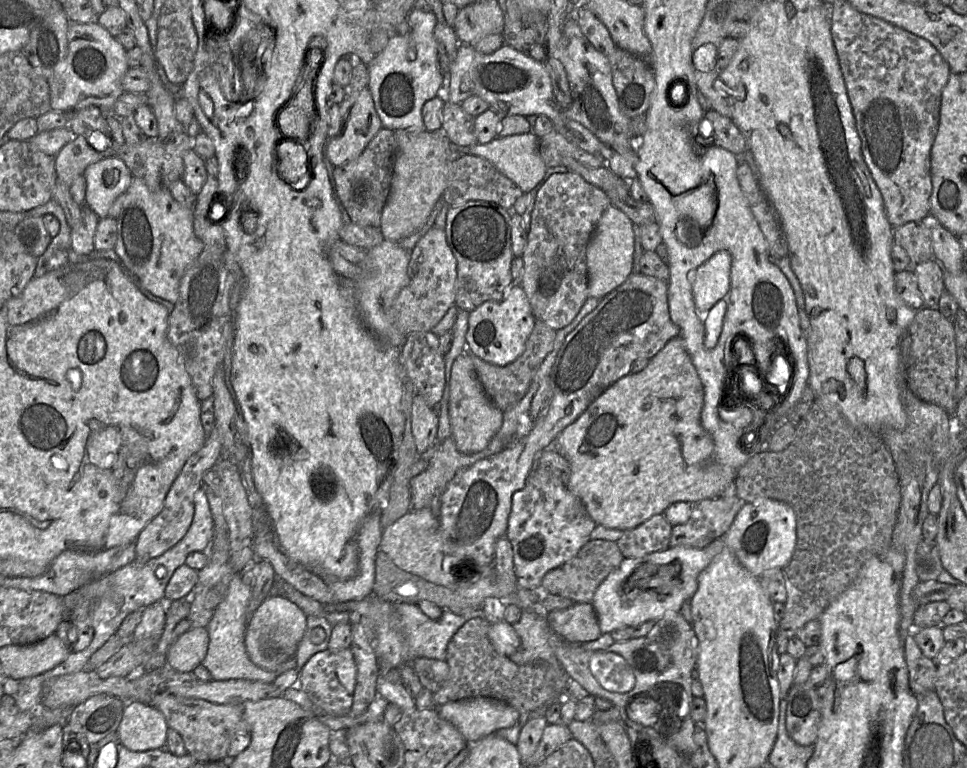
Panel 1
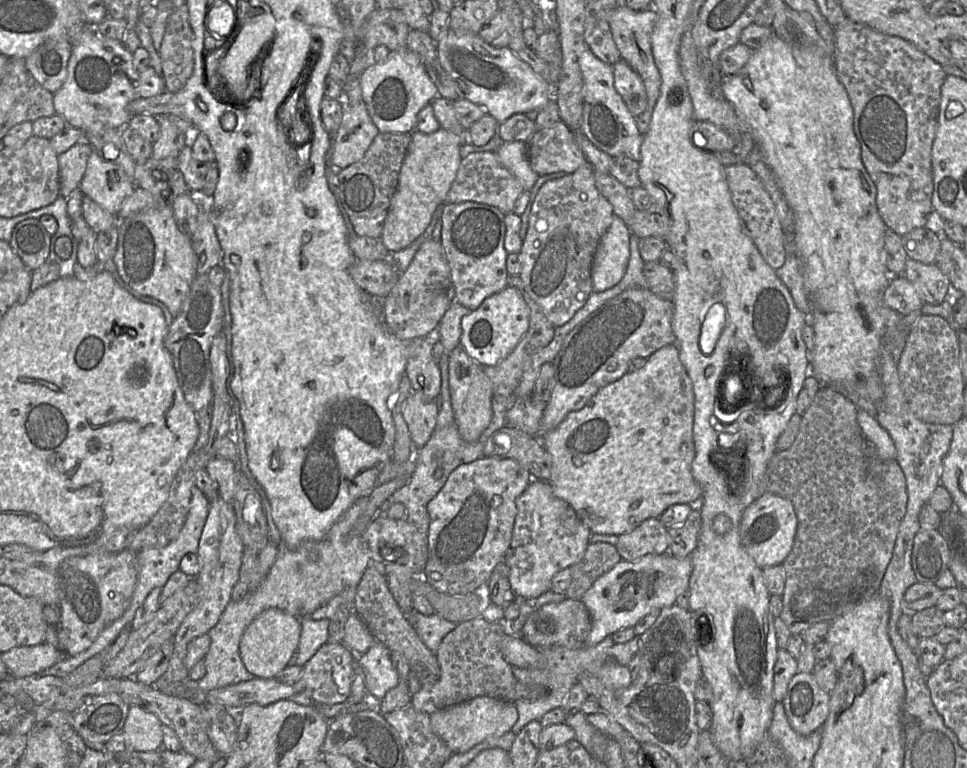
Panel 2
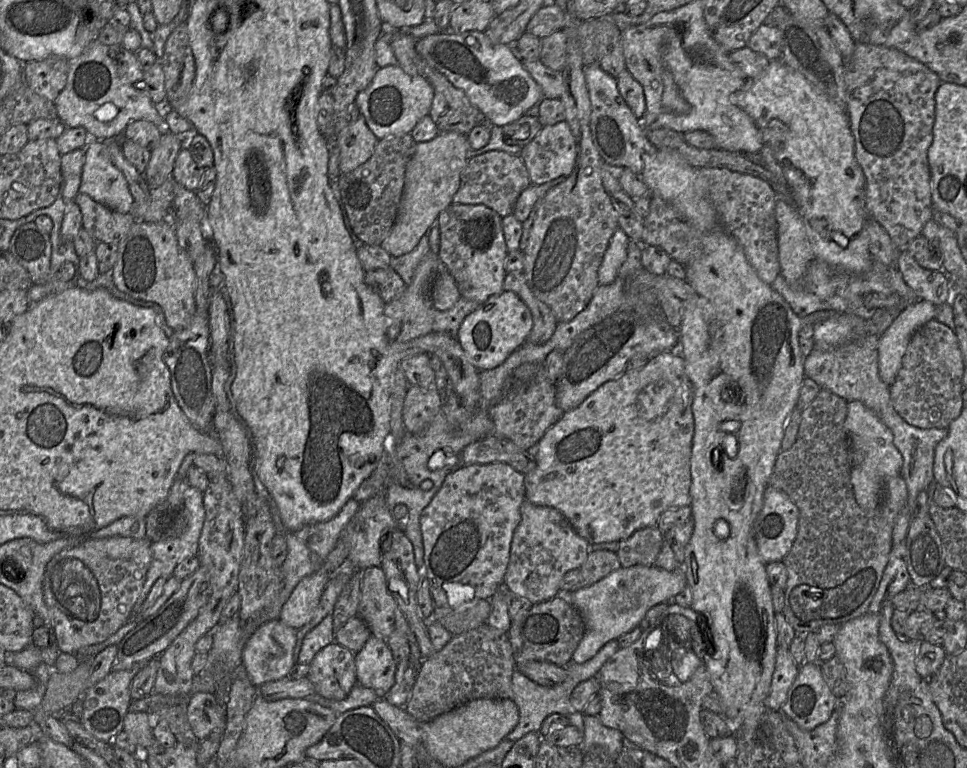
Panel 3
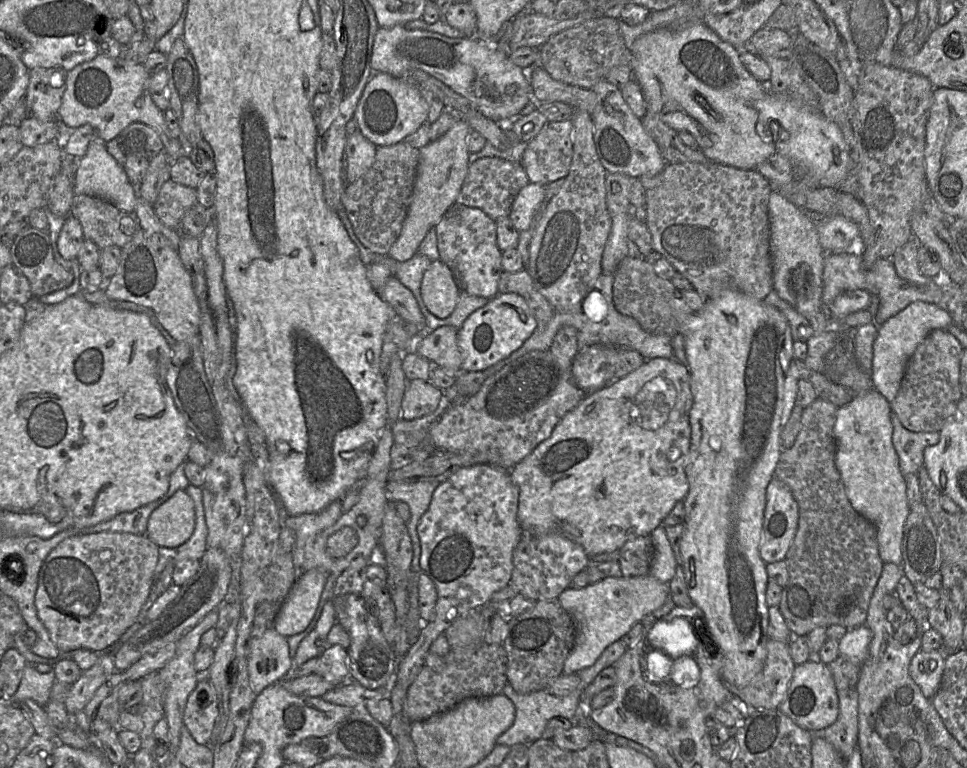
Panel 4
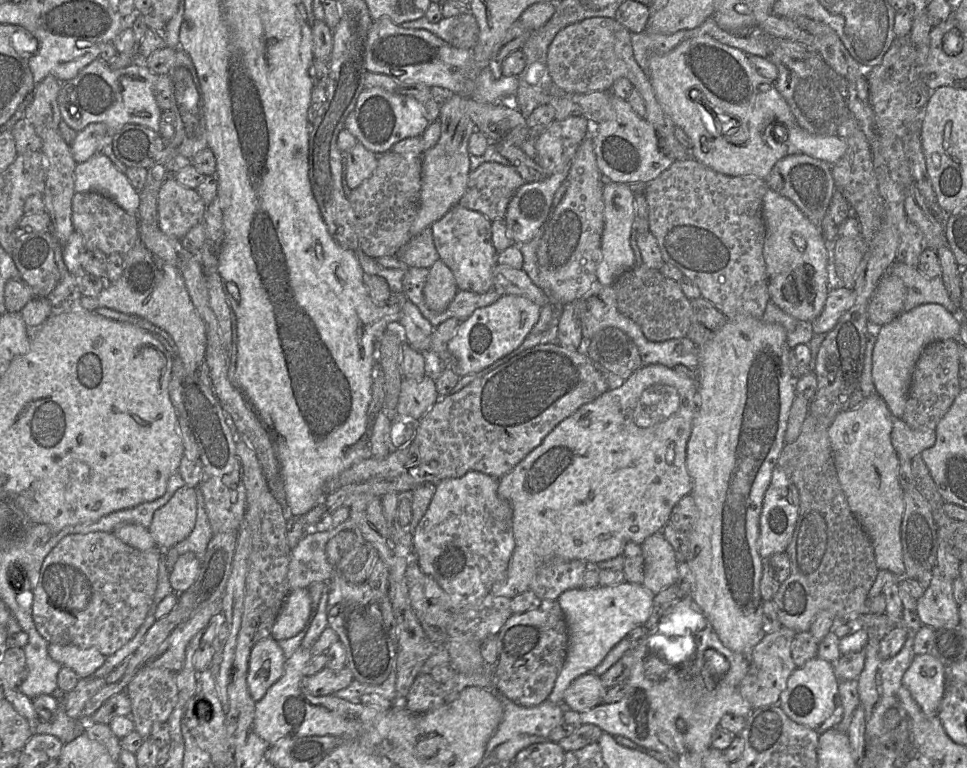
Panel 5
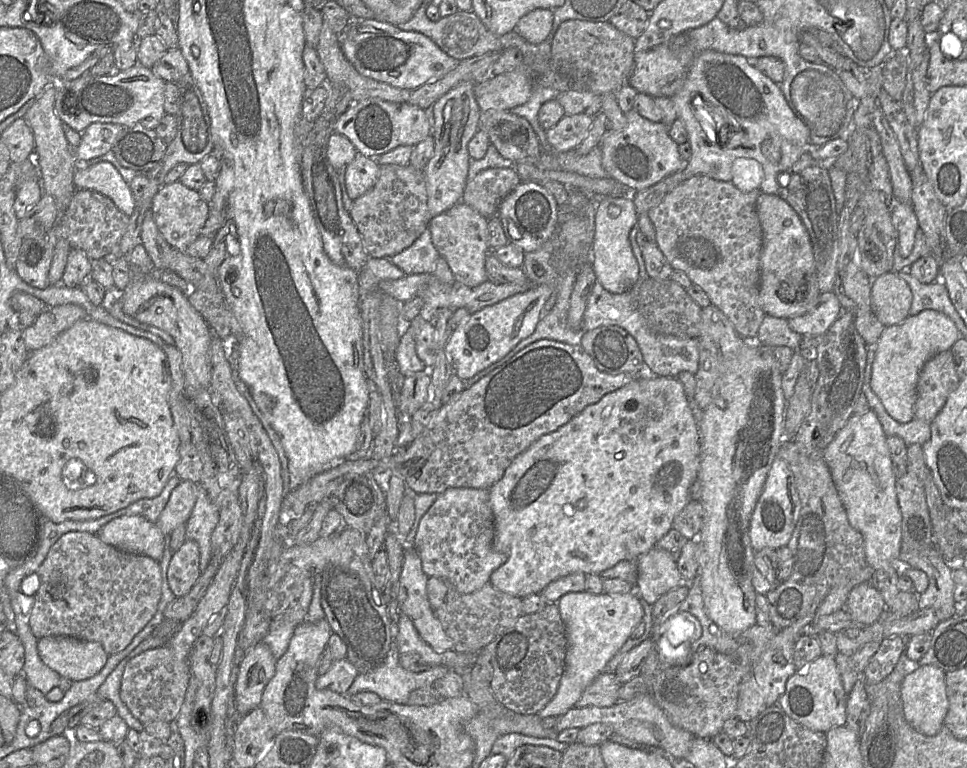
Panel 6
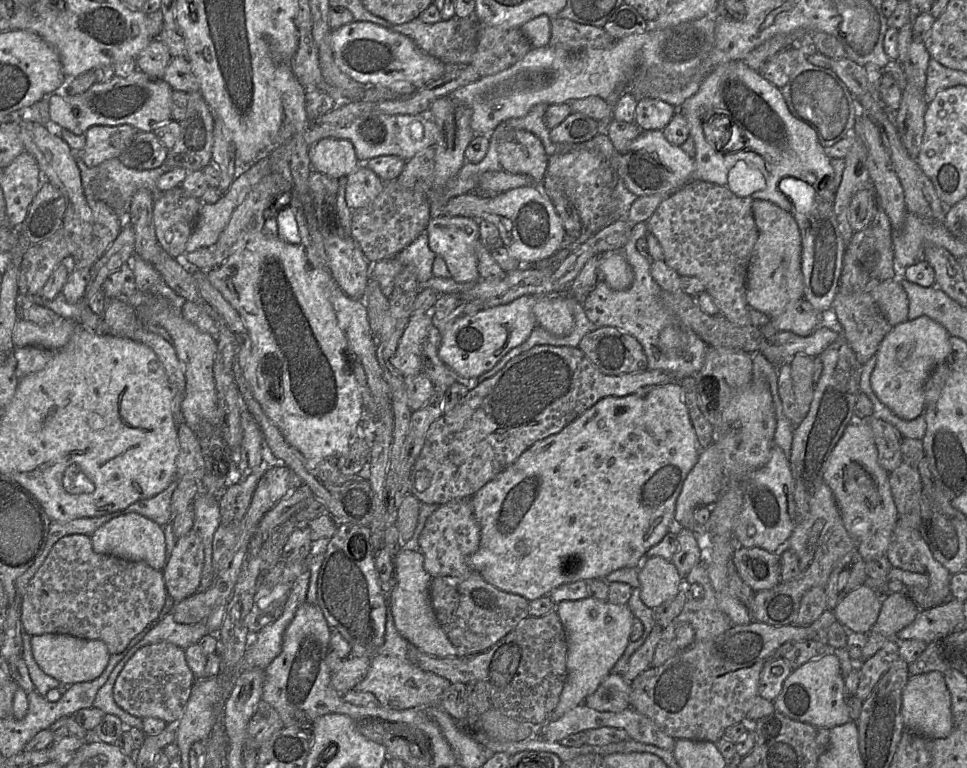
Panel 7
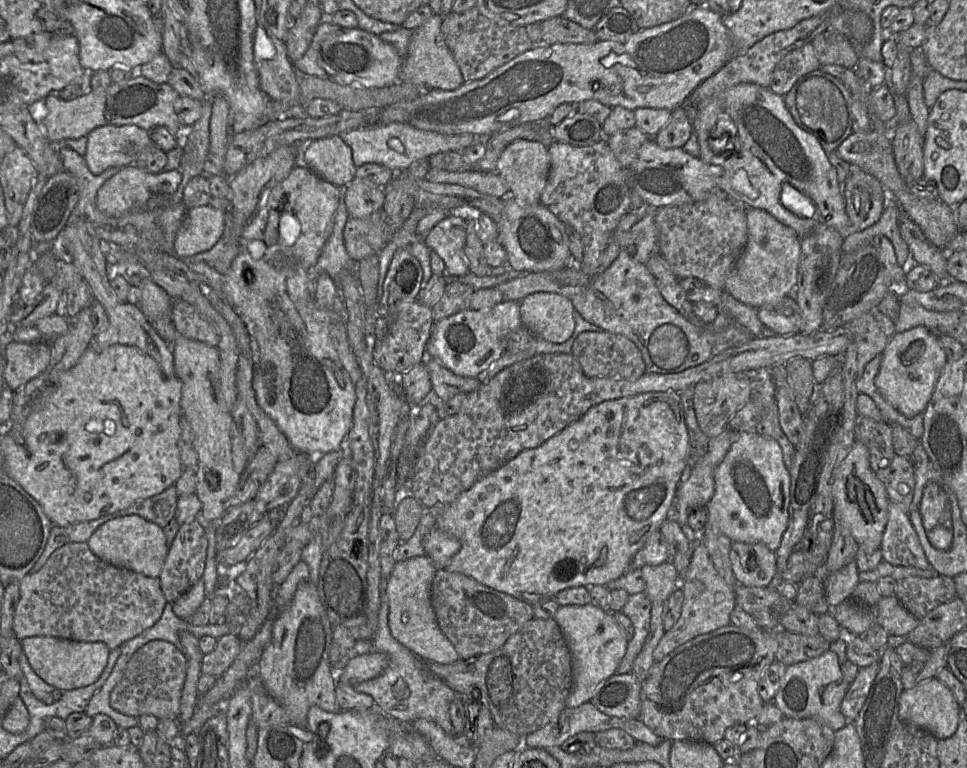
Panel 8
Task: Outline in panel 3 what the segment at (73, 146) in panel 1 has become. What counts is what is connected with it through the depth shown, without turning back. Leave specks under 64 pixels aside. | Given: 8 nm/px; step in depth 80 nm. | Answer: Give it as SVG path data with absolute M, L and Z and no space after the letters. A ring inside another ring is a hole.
M86 146L61 155L62 181L60 186L60 196L65 201L65 204L74 200L79 193L85 152Z

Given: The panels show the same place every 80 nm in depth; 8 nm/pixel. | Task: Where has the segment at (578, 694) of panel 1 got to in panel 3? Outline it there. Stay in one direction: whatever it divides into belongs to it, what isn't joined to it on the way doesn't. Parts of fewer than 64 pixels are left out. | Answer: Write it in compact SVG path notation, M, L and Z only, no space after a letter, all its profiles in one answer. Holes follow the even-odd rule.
M484 623L453 636L440 651L423 660L406 703L406 711L418 722L426 723L474 699L511 699L515 669L508 633Z

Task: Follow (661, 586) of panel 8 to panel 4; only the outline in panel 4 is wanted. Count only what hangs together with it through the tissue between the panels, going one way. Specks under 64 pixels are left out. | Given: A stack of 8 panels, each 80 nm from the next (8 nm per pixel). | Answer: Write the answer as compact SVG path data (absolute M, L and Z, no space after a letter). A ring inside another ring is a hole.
M659 526L651 534L654 555L649 574L663 583L670 583L676 574L677 561L664 527Z

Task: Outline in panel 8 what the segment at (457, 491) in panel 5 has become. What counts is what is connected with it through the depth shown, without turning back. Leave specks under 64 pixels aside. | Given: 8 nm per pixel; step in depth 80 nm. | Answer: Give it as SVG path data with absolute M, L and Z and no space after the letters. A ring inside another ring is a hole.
M436 525L425 535L423 546L437 570L445 569L454 555L461 549L461 542L452 534Z

